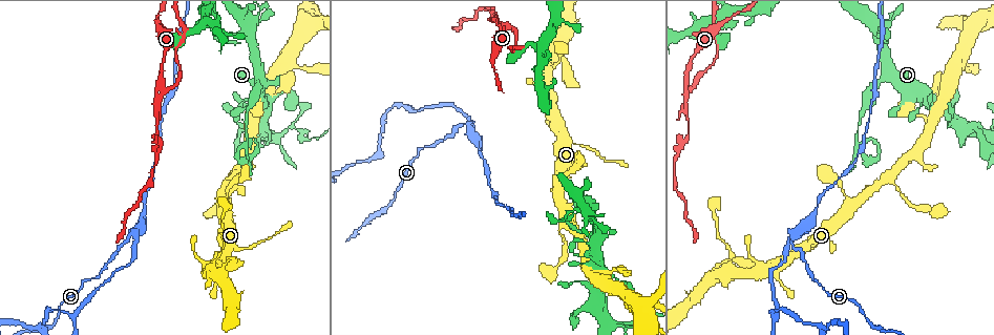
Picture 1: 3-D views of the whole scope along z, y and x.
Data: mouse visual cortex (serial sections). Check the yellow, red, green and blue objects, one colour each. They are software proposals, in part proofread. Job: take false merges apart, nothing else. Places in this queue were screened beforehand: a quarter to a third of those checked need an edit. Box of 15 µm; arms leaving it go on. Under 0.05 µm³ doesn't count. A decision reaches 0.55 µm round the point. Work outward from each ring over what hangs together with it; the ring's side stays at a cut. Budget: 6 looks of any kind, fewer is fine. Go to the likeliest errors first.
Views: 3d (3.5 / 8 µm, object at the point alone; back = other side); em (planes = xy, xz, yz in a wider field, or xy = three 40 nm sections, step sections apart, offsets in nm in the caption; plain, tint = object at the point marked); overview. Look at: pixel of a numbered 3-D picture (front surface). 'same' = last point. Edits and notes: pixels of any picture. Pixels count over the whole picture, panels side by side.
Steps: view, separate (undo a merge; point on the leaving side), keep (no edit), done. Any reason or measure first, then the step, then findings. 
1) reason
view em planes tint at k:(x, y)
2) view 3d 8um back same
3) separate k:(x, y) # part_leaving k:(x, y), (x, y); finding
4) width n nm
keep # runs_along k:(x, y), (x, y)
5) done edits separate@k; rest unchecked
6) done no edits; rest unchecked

narrows sharply
view 3d 8um at 1:(159, 133)

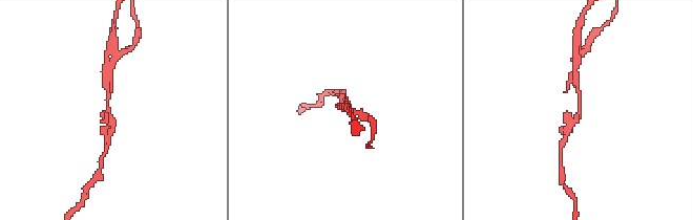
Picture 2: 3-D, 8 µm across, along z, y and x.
view 3d 3.5um at 2:(579, 109)

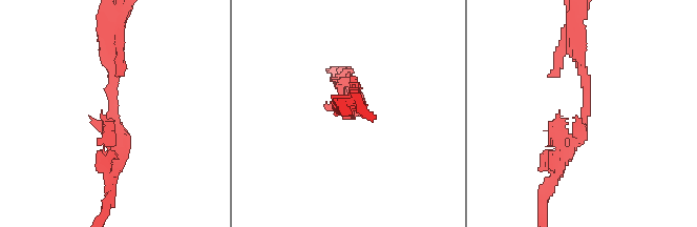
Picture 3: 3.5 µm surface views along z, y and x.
view em xy step 2 tint at 3:(111, 109)

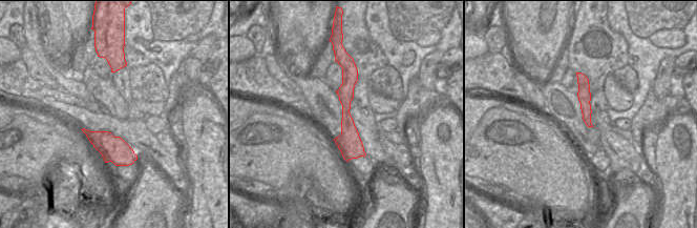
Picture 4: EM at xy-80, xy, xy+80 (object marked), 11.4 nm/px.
keep # runs_along 3:(575, 38), (587, 112), (556, 164); all the same cell

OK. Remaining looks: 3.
three arms meet
view 3d 8um at 1:(134, 229)

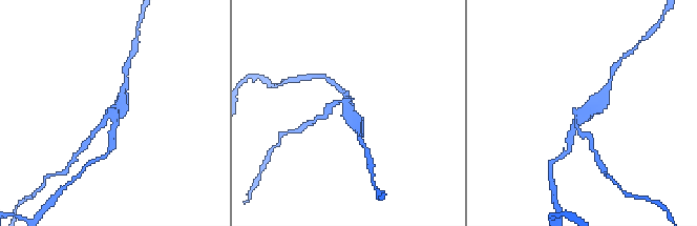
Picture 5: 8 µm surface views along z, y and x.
arms 3; arm_widths 150, 200, 400 nm; shape alone is not enough
view em xy step 5 tint at 5:(582, 111)

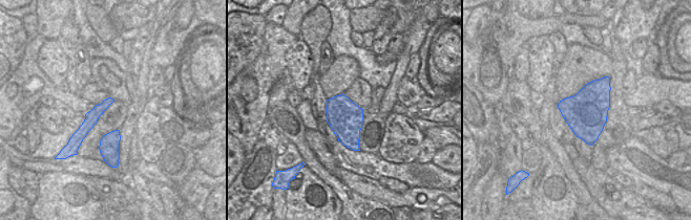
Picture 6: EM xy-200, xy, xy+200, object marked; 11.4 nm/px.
separate 5:(570, 136) # part_leaving 5:(578, 114), (592, 109), (608, 88); a second cell is stuck on

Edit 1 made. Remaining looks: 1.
done edits separate@5; rest unchecked

